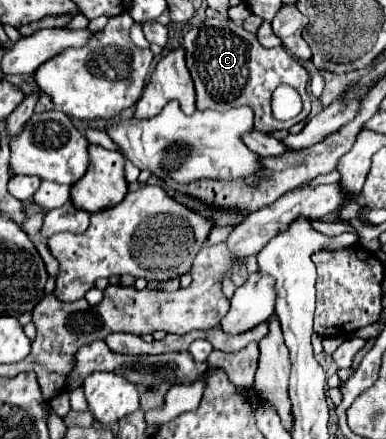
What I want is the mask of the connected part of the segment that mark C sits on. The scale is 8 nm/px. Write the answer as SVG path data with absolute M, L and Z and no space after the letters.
M220 17L214 19L206 19L200 25L194 25L186 35L184 35L184 51L186 51L186 63L188 63L188 71L194 79L196 85L196 107L202 109L216 109L222 111L222 103L230 103L230 107L238 107L238 105L248 105L254 109L254 129L262 131L262 133L274 133L278 129L288 129L292 125L292 121L278 121L272 115L272 93L278 85L290 85L294 87L304 103L304 111L298 119L306 119L310 113L310 93L307 91L307 83L310 79L306 69L284 49L284 47L274 47L274 49L266 49L258 43L256 35L248 33L242 29L242 23L238 21L226 21Z

